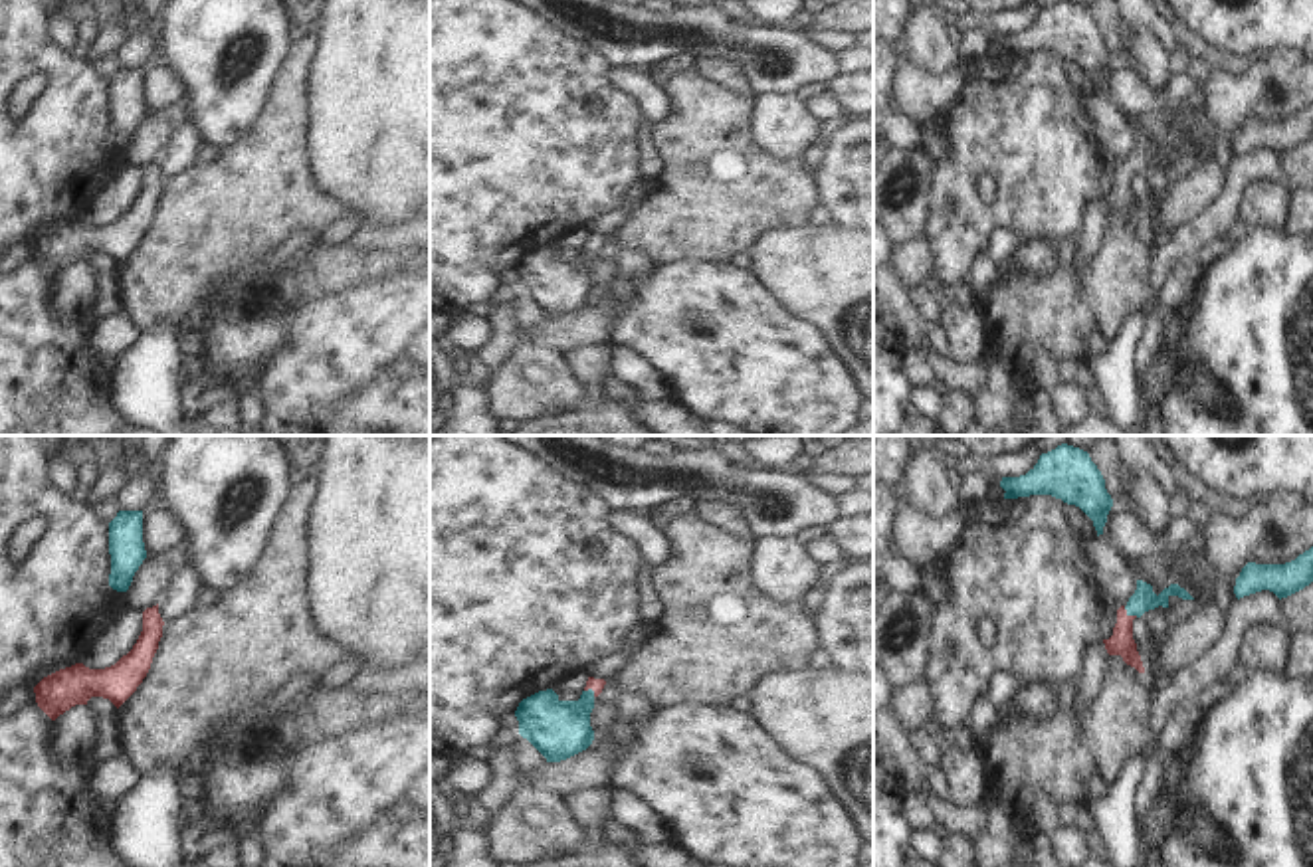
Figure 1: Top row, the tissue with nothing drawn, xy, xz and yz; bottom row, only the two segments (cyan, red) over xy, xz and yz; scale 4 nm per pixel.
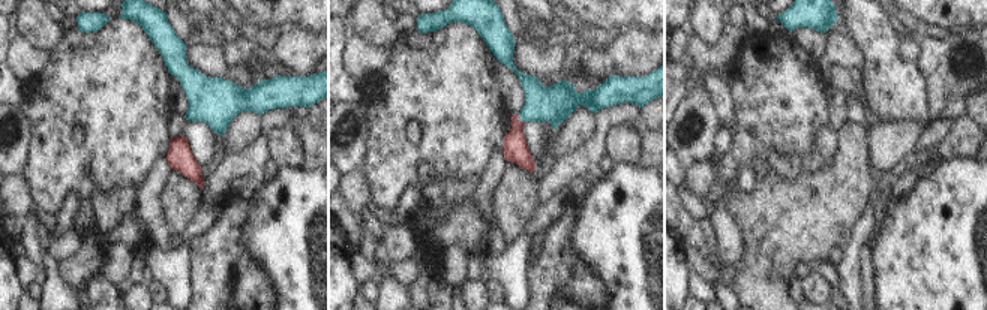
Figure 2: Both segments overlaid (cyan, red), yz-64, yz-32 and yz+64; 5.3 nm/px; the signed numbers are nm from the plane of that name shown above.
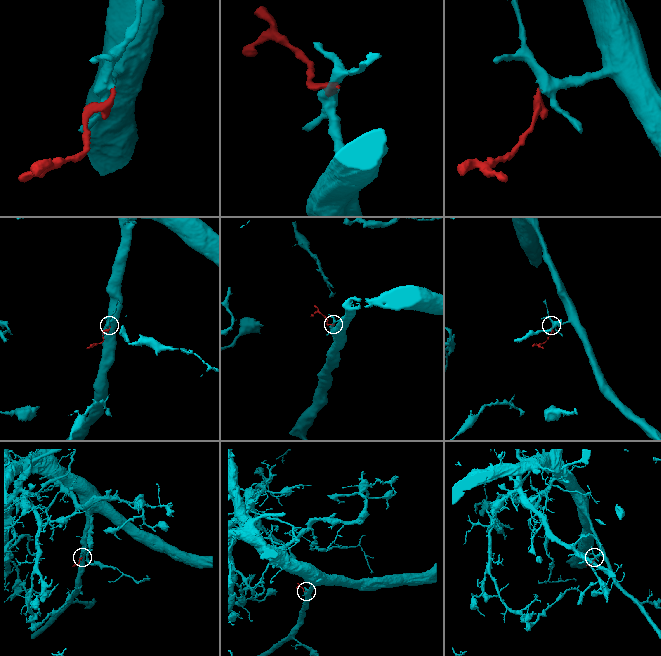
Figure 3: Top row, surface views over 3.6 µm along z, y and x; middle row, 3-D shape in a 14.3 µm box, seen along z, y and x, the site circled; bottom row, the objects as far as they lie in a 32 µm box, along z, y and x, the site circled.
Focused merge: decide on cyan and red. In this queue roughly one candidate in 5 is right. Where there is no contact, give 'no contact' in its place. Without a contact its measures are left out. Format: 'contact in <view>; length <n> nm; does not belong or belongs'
contact in yz; length 80 nm; belongs

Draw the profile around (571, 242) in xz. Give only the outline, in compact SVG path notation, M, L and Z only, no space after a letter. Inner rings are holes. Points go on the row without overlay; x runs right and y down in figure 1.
M576 228L572 232L562 234L560 240L553 241L551 245L566 257L578 257L588 238L586 228Z

